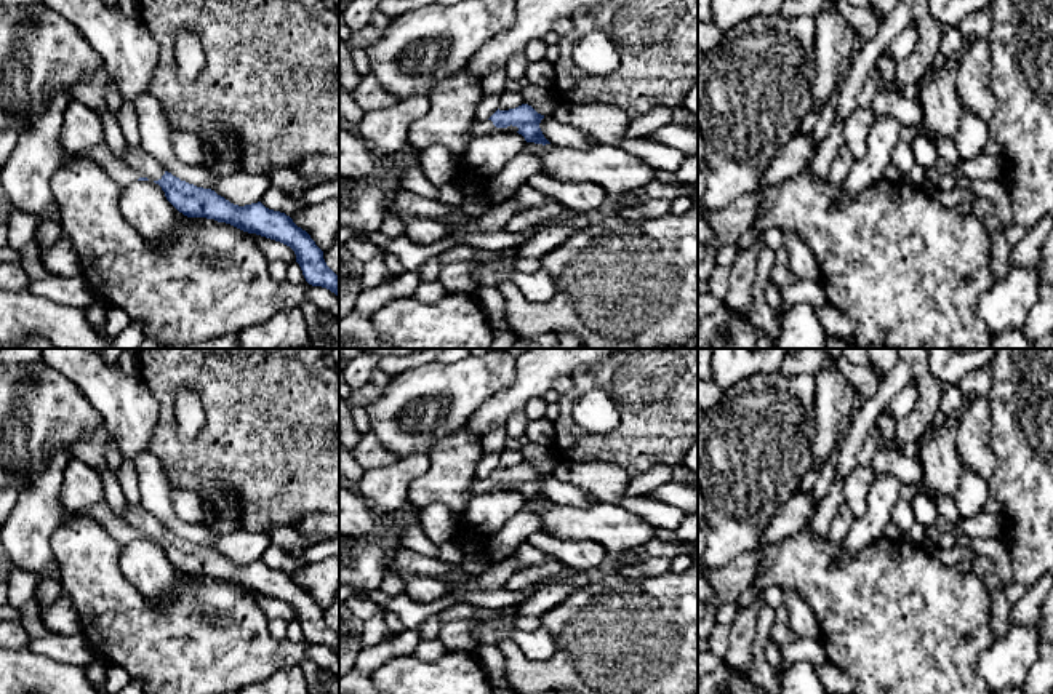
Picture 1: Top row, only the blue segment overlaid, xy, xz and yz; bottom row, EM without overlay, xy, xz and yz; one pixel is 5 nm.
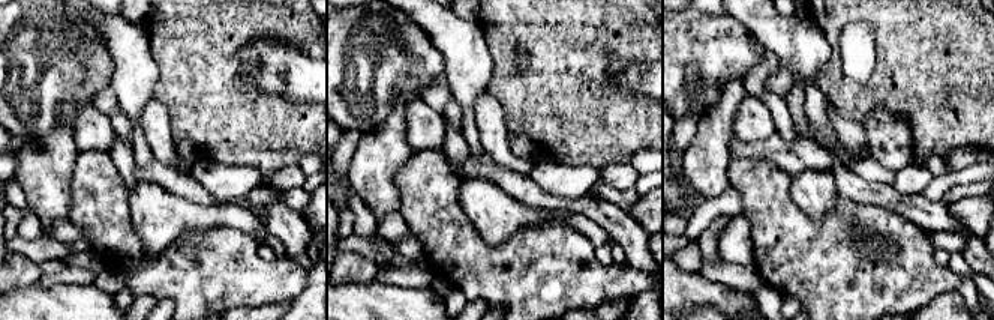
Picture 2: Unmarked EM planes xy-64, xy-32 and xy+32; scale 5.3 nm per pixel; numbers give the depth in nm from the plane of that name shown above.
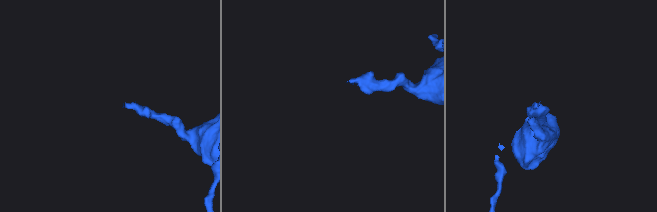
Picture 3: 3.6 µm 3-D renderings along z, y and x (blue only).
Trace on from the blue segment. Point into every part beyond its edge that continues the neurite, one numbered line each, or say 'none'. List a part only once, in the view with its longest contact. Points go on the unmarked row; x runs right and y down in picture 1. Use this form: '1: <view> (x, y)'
1: xy (138, 522)

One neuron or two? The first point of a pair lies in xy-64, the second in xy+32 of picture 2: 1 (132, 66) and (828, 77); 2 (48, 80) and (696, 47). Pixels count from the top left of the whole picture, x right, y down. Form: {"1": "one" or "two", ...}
{"1": "two", "2": "one"}

